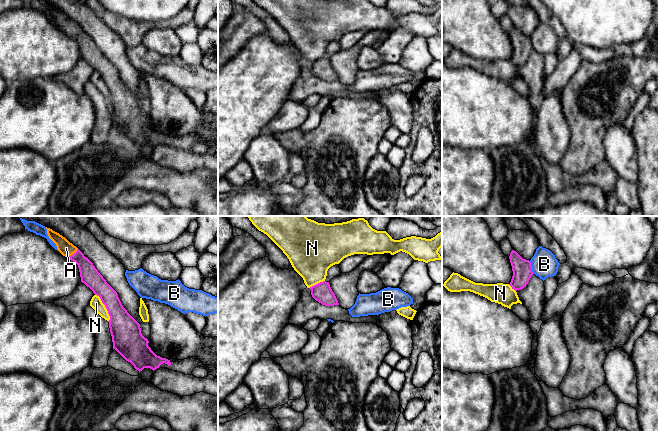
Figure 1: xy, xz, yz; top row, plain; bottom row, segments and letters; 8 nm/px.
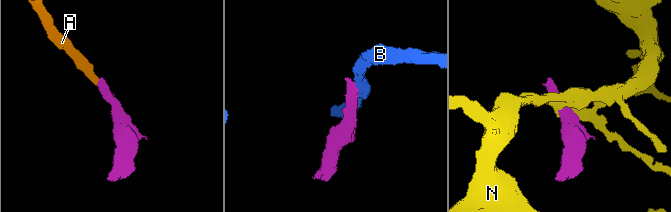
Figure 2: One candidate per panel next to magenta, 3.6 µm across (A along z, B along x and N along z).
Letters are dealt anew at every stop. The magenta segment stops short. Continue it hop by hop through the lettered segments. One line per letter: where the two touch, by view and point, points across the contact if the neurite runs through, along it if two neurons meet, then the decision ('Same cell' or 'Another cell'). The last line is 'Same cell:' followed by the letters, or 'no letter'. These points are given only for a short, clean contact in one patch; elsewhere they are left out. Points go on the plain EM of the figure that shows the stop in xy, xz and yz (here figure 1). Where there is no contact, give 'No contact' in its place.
A: Touches magenta at xy (73, 30). Path across: xy (90, 52), (86, 43), (73, 30), (66, 24). Same cell
B: Touches magenta at yz (531, 43). Boundary: yz (529, 37), (533, 49). Another cell
N: Touches magenta at xy (105, 82). Another cell
Same cell: A

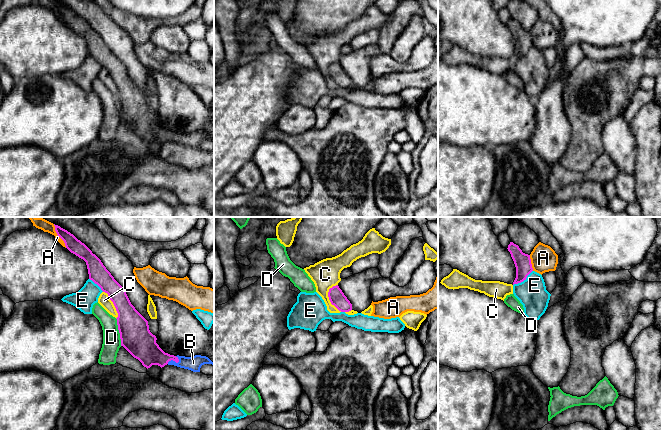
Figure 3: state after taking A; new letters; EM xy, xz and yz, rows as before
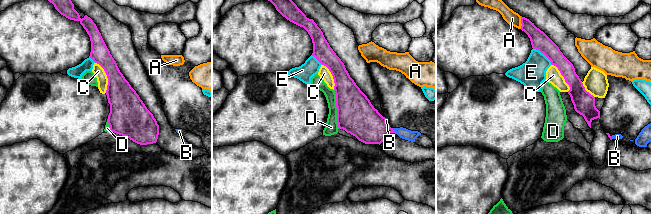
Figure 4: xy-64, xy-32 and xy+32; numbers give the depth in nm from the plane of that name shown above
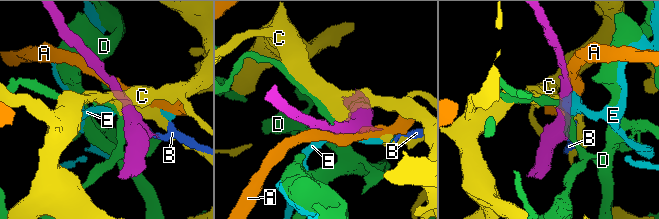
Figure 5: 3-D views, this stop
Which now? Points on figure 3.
A: Touches magenta at xy (58, 11). Boundary: xy (53, 0), (56, 10), (66, 23). Another cell
B: Touches magenta at xy (173, 136). Path across: xy (145, 125), (160, 134), (173, 136), (194, 139). Same cell
C: Touches magenta at xz (329, 74). Another cell
D: Touches magenta at xy (119, 108). Boundary: xy (115, 94), (121, 121). Another cell
E: Touches magenta at yz (523, 56). Boundary: yz (532, 46), (522, 57), (513, 61). Another cell
Same cell: B

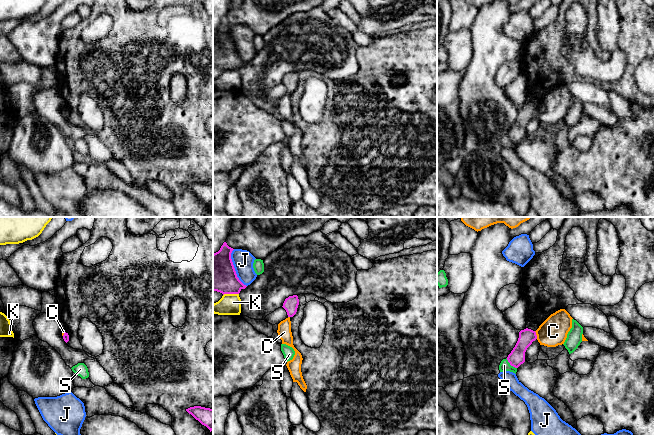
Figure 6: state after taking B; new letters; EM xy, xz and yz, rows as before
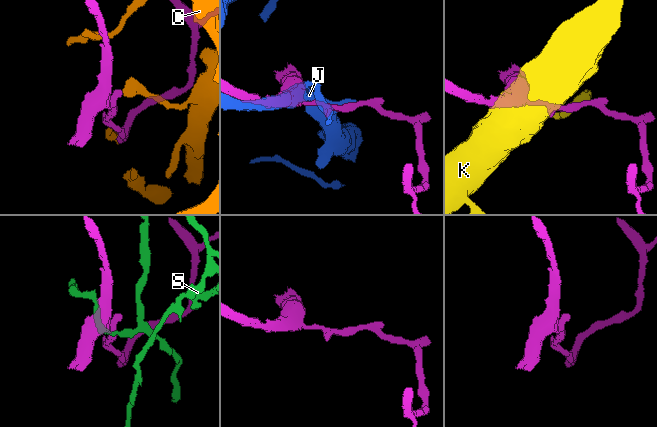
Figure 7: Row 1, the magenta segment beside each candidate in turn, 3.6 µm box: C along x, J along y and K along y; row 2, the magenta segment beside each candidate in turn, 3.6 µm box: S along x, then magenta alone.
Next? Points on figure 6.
C: Touches magenta at yz (536, 111). Boundary: yz (534, 107), (537, 114). Another cell
J: Touches magenta at xz (234, 44). Another cell
K: Touches magenta at xz (230, 69). Boundary: xz (238, 69), (225, 69), (223, 71). Another cell
S: Touches magenta at yz (510, 140). Boundary: yz (506, 134), (516, 144). Another cell
Same cell: no letter

